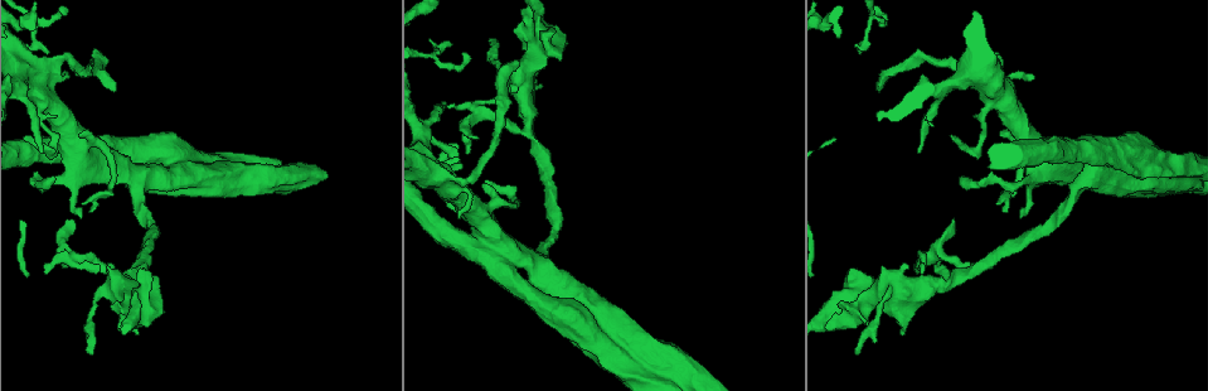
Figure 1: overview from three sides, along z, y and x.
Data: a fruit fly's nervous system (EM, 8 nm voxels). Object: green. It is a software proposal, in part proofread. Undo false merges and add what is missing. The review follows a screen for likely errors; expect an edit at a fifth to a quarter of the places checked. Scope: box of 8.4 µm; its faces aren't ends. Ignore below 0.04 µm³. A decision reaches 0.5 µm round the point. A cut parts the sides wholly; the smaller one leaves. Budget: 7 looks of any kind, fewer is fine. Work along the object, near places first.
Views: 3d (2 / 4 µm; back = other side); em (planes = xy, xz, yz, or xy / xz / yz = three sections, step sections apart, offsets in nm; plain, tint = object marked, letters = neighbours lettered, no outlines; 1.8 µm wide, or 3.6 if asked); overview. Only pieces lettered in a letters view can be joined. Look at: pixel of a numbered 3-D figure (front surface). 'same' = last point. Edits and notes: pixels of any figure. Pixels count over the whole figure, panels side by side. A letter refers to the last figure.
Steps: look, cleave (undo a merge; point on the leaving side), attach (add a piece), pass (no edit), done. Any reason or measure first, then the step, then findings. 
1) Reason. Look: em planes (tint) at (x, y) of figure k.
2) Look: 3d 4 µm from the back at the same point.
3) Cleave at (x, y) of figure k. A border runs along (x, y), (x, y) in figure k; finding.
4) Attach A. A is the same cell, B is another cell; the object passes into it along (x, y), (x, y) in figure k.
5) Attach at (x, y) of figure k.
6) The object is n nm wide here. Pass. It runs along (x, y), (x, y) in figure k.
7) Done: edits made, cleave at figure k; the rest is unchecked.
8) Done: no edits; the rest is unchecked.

Thin end. Look: em 3.6 µm xy step 16 (tint) at (917, 150) of figure 1.

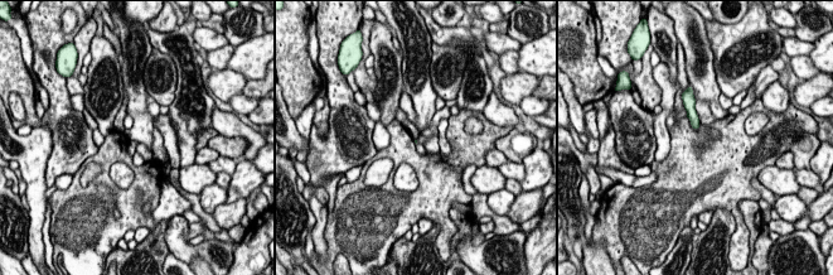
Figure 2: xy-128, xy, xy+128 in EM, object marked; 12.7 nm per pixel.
See the neighbours. Look: em 3.6 µm xy step 16 (letters) at the same point.

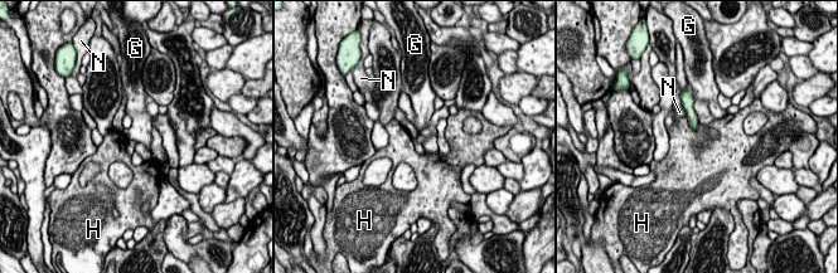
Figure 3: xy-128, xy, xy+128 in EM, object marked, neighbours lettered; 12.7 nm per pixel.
The longest contact is with H, 240 nm. Pass. G, H and N are other cells; a border runs along (686, 116), (689, 125), (696, 130) in figure 3; none of them fits.

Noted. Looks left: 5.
Branch stops here. Look: 3d 2 µm at (878, 88) of figure 1.

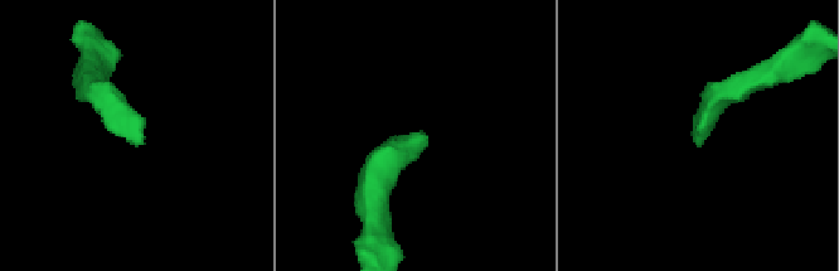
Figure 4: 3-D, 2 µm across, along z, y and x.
Look: em yz step 4 (plain) at (139, 141) of figure 4.

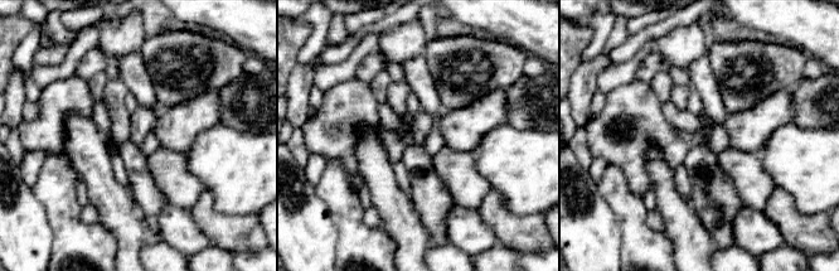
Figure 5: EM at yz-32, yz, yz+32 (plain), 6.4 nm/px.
Look: em yz step 4 (letters) at the same point.

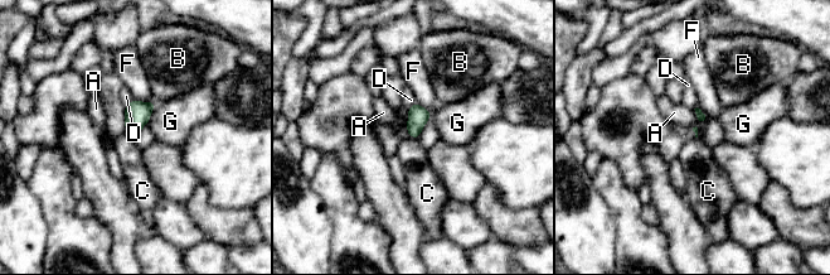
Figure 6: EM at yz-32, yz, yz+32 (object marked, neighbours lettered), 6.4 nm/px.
Pass. A, B, C, D, F and G are other cells; a border runs along (125, 105), (125, 131), (134, 140) in figure 6; none of them fits.

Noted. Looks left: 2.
Touches itself. Look: 3d 4 µm at (498, 260) of figure 1.

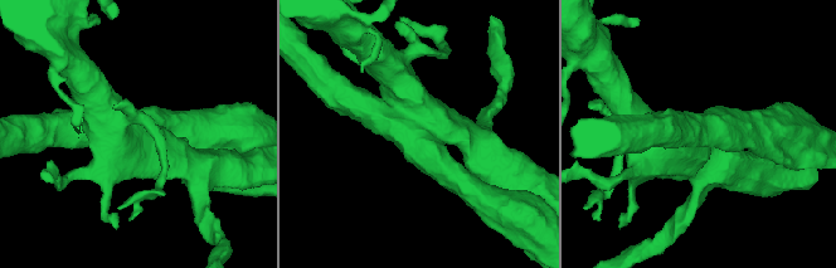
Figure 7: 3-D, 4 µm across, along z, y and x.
3 arms meet here; the arms are 360, 460, 550 nm wide. Look: em 3.6 µm planes (letters) at (421, 133) of figure 7.

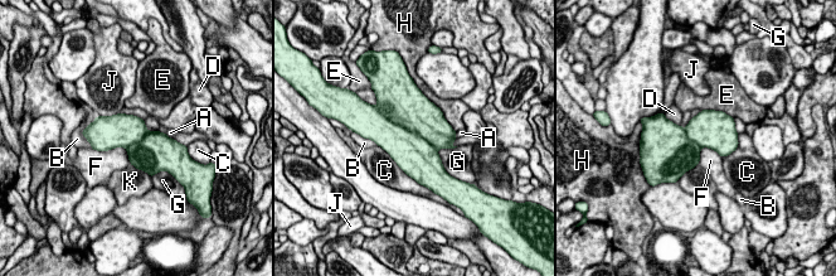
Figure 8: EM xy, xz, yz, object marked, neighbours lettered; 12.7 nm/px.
The longest contact is with C, 700 nm. Cleave at (406, 148) of figure 8. A, B, C, D, E, F, G, H, J and K are other cells; a border runs along (380, 111), (437, 150) in figure 8; two neurons meet here.

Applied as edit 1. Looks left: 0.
Done: edits made, cleave at figure 8; the rest is unchecked.

